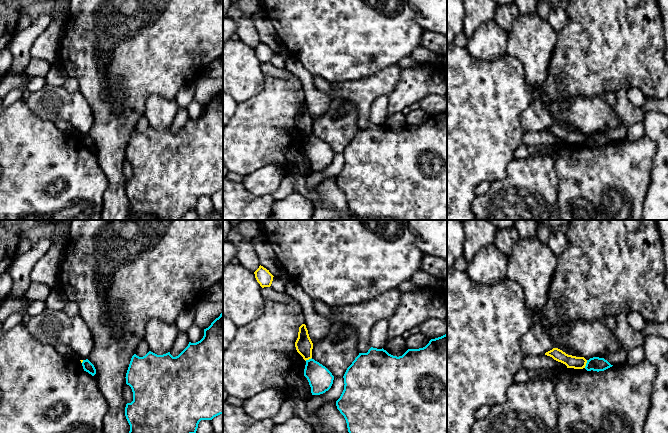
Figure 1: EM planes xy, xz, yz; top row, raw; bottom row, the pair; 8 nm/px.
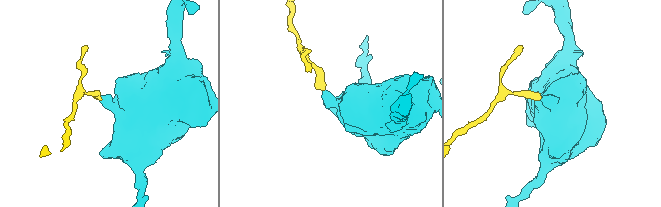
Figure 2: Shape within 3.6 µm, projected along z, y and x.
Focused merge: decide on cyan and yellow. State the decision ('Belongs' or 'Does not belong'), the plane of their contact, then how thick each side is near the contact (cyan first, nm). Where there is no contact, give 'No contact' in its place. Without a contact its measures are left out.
Does not belong. Touches cyan in yz. Thickness 110 nm (cyan) against 100 nm

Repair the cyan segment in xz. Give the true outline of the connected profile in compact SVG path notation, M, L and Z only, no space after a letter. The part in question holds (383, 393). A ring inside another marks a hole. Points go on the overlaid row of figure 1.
M447 334L431 339L423 348L408 349L399 357L389 354L383 348L371 347L367 353L359 353L343 378L344 390L336 401L336 406L346 420L349 433L447 433Z

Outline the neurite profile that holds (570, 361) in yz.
M553 348L552 350L546 352L545 355L565 364L567 368L583 369L587 363L587 360L584 357L568 355L558 348Z

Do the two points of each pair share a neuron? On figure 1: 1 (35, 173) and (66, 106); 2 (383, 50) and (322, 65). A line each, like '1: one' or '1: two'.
1: two
2: one

